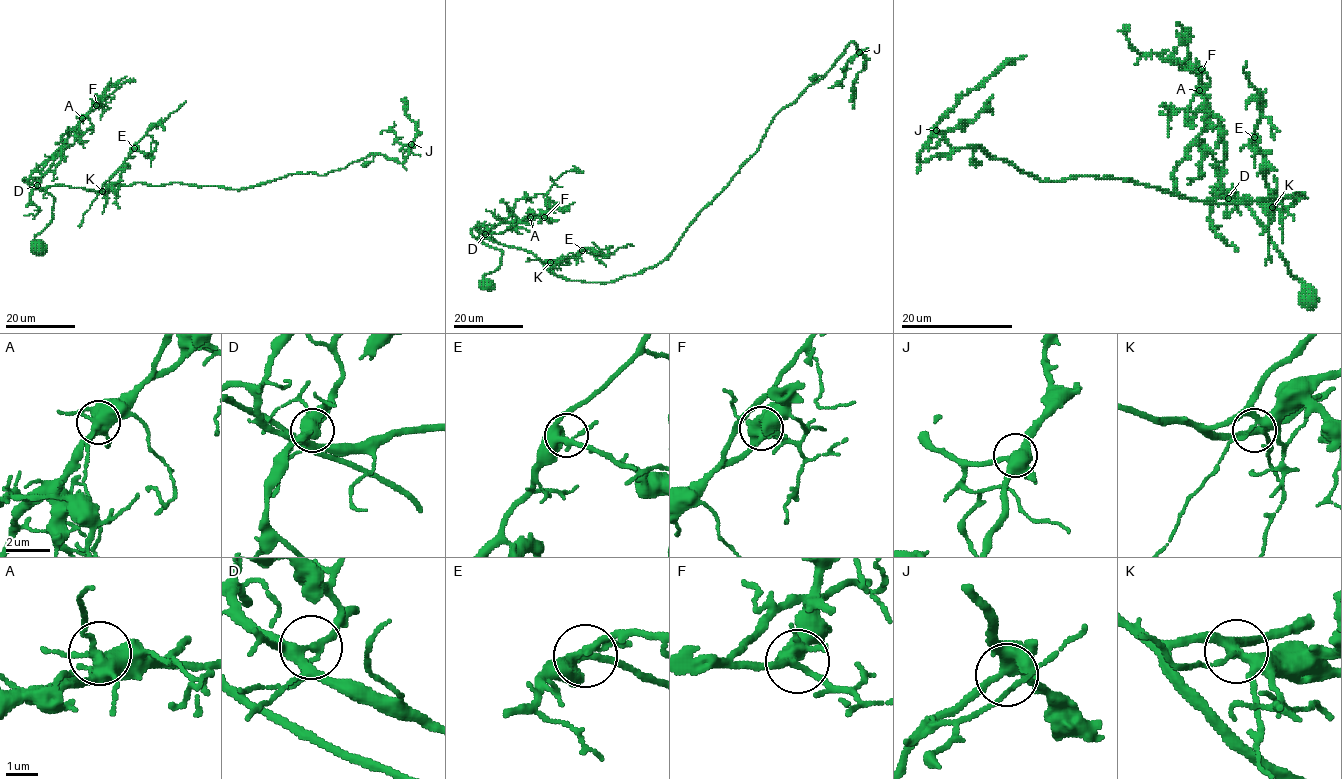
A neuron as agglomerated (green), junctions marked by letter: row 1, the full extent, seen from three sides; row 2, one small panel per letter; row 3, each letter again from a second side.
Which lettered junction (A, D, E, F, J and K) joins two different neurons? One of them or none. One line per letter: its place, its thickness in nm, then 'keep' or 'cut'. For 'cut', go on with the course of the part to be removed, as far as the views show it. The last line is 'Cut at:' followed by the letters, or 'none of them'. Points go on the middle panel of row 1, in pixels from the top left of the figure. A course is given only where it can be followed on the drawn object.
A: at (530, 217); 480 nm thick; keep
D: at (485, 234); 280 nm thick; keep
E: at (582, 250); 360 nm thick; keep
F: at (544, 217); 400 nm thick; keep
J: at (859, 52); 420 nm thick; keep
K: at (550, 262); 240 nm thick; keep
Cut at: none of them

